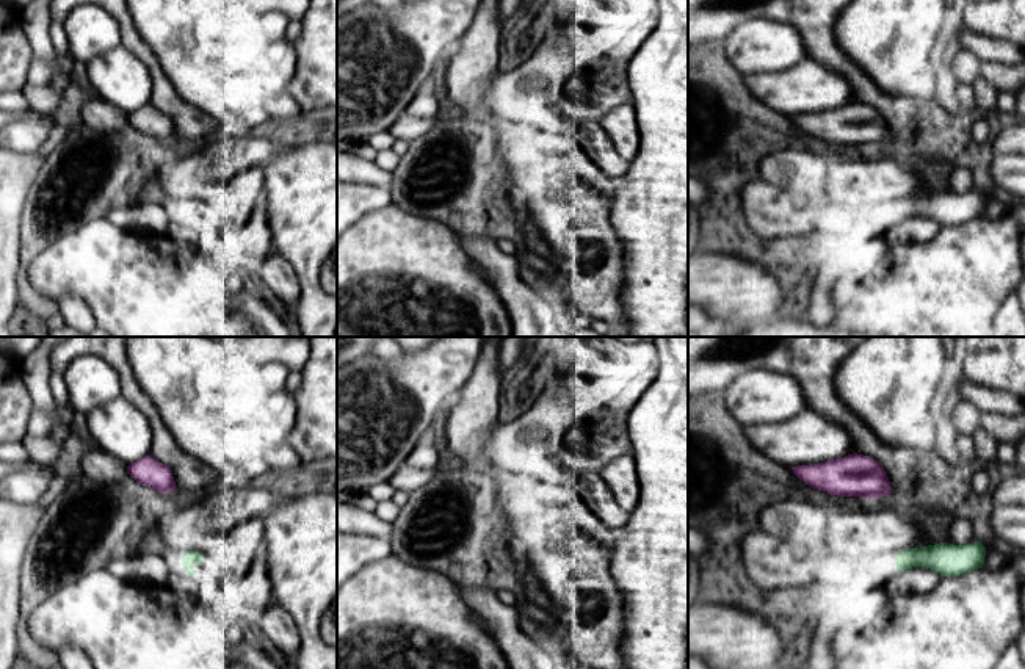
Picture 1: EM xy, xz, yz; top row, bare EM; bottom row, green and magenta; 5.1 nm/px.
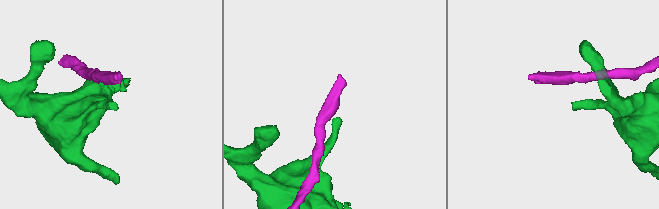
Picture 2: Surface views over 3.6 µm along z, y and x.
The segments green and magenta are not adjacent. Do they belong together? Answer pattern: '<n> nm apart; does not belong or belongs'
300 nm apart; does not belong

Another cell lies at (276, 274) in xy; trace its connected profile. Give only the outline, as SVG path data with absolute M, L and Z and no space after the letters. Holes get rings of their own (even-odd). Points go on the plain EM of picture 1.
M274 249L260 265L255 282L282 302L296 307L301 285L292 265Z

